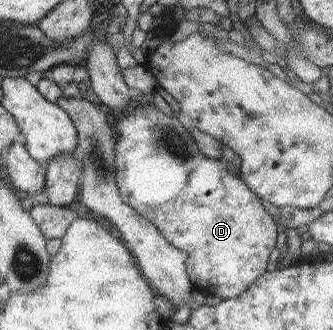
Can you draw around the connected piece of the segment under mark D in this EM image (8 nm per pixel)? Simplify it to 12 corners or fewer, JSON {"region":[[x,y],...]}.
{"region":[[174,116],[115,120],[120,199],[221,300],[266,272],[257,194]]}

